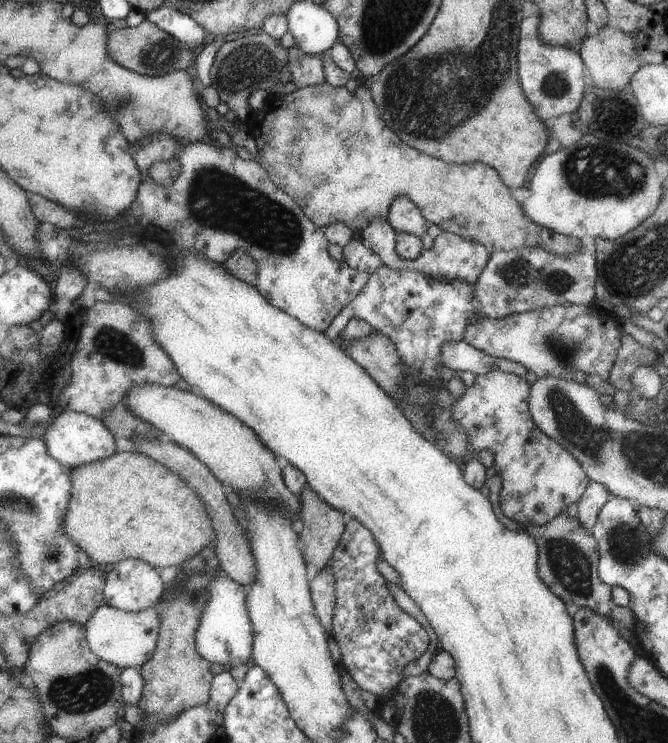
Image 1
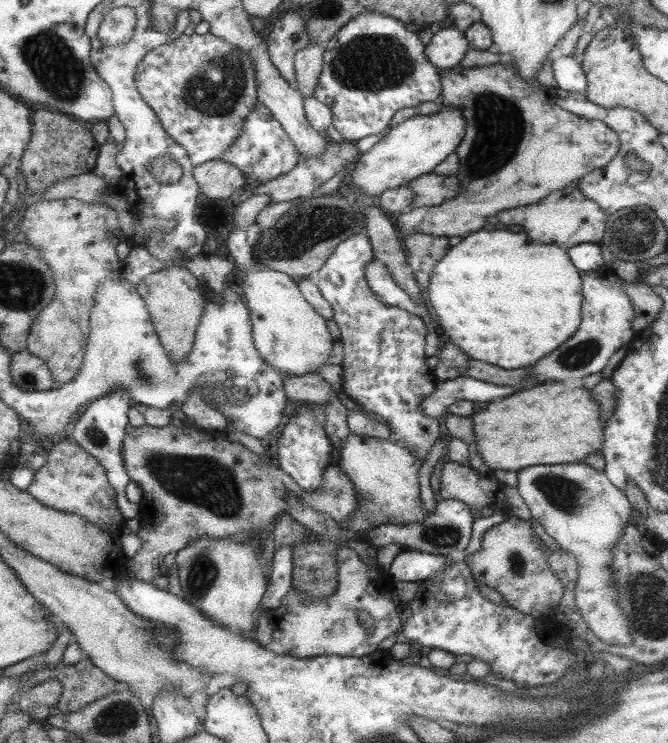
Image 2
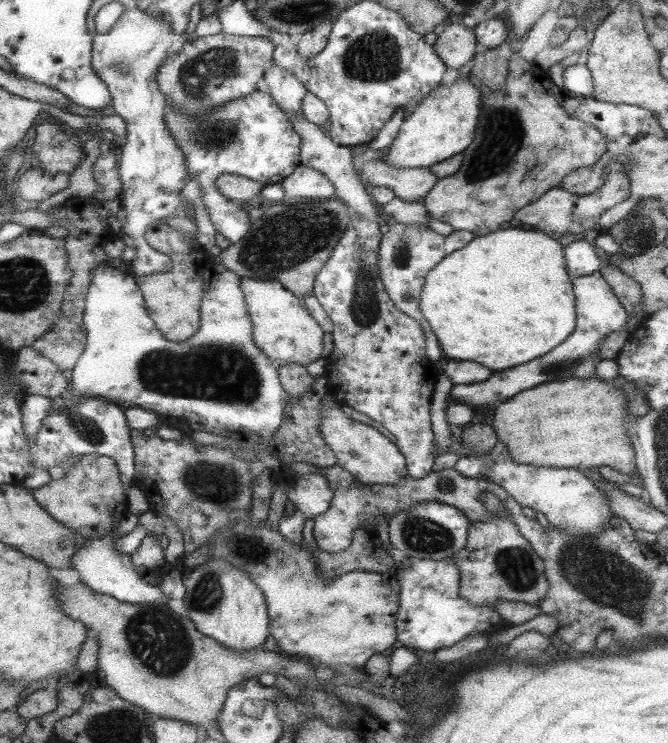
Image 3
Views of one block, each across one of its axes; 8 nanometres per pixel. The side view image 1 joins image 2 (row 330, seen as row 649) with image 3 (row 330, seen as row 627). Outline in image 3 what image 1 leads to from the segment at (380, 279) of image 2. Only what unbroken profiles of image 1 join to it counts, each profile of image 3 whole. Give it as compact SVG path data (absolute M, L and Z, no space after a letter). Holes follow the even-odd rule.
M389 224L387 231L382 233L382 240L378 250L379 276L382 279L383 289L387 293L395 308L401 310L405 316L409 316L423 328L423 334L427 336L427 360L443 361L441 348L431 332L431 326L427 324L426 317L423 316L419 299L421 299L422 286L427 273L433 270L434 266L441 262L443 258L451 252L463 248L469 240L475 236L471 232L453 231L447 236L439 235L430 230L429 227L419 224Z

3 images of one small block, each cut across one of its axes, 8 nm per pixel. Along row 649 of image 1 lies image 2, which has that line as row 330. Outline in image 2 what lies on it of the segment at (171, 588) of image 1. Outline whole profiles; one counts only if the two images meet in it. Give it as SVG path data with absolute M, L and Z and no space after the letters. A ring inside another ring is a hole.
M169 265L149 273L134 287L149 309L155 332L158 333L158 339L172 364L186 360L191 350L194 350L195 331L203 311L206 310L210 294L206 293L202 284L199 284L199 280L195 279L189 270L179 265Z

